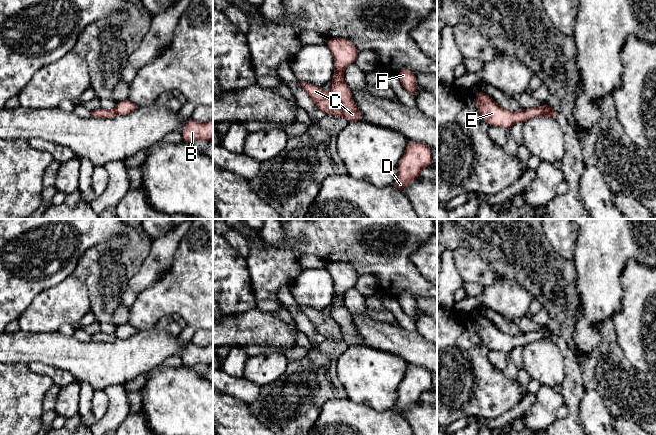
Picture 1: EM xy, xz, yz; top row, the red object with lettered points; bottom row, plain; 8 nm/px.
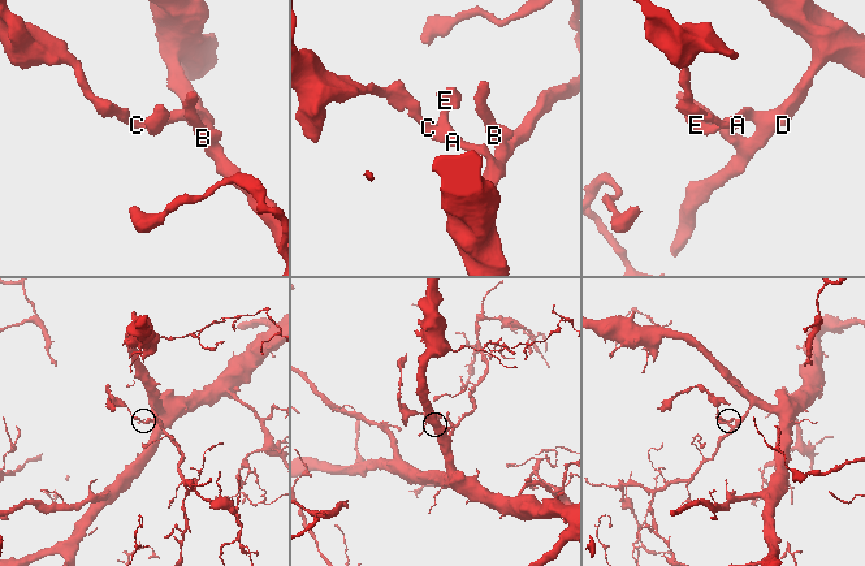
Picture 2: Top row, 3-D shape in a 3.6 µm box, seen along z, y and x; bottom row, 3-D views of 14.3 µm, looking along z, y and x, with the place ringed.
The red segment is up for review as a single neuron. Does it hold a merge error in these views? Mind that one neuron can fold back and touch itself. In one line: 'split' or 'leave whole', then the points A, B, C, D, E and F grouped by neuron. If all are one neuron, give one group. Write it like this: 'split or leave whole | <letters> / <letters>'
split | A B D E F / C

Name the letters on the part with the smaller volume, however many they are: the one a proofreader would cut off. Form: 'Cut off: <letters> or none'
Cut off: C

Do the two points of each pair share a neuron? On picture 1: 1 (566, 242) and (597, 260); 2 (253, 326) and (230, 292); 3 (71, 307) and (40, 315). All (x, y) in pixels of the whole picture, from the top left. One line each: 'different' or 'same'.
1: different
2: different
3: same

